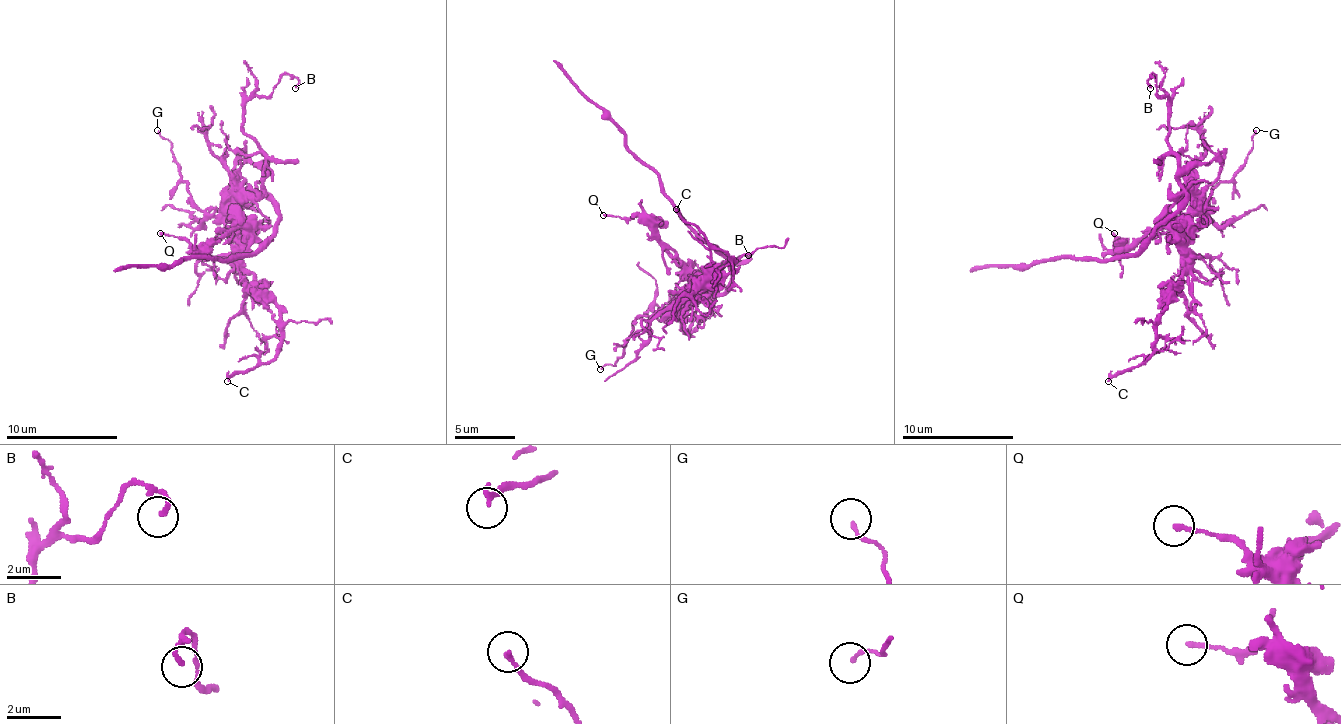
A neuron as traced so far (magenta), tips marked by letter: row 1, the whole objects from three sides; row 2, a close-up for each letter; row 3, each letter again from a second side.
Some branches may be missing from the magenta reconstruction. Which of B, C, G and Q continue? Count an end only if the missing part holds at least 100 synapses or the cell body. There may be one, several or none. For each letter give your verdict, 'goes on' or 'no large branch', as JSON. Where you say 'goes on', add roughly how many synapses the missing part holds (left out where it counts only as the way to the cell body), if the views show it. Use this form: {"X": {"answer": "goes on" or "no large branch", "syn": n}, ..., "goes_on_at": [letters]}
{"B": {"answer": "no large branch"}, "C": {"answer": "no large branch"}, "G": {"answer": "no large branch"}, "Q": {"answer": "no large branch"}, "goes_on_at": []}

